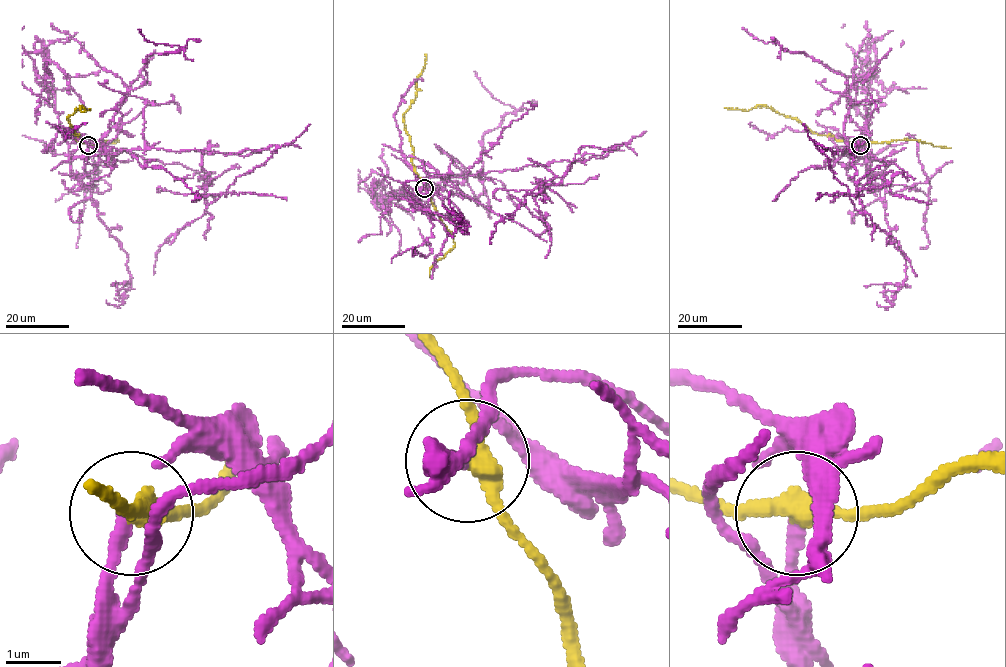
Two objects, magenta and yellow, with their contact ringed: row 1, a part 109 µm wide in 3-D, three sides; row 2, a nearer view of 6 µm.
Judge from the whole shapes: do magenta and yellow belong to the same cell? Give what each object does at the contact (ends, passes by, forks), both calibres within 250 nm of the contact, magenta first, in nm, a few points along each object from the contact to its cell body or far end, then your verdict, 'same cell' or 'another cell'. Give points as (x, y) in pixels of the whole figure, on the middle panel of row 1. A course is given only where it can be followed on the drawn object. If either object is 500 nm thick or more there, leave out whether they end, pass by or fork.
magenta ends; yellow passes by; calibres 240 and 320 nm; course magenta (424, 188), (427, 176), (574, 162), (612, 147), (573, 162), (558, 184), (537, 181), (584, 183), (598, 174); course yellow (424, 188), (412, 163), (413, 148), (404, 129), (404, 113), (415, 98), (416, 80), (425, 64), (425, 53); another cell

